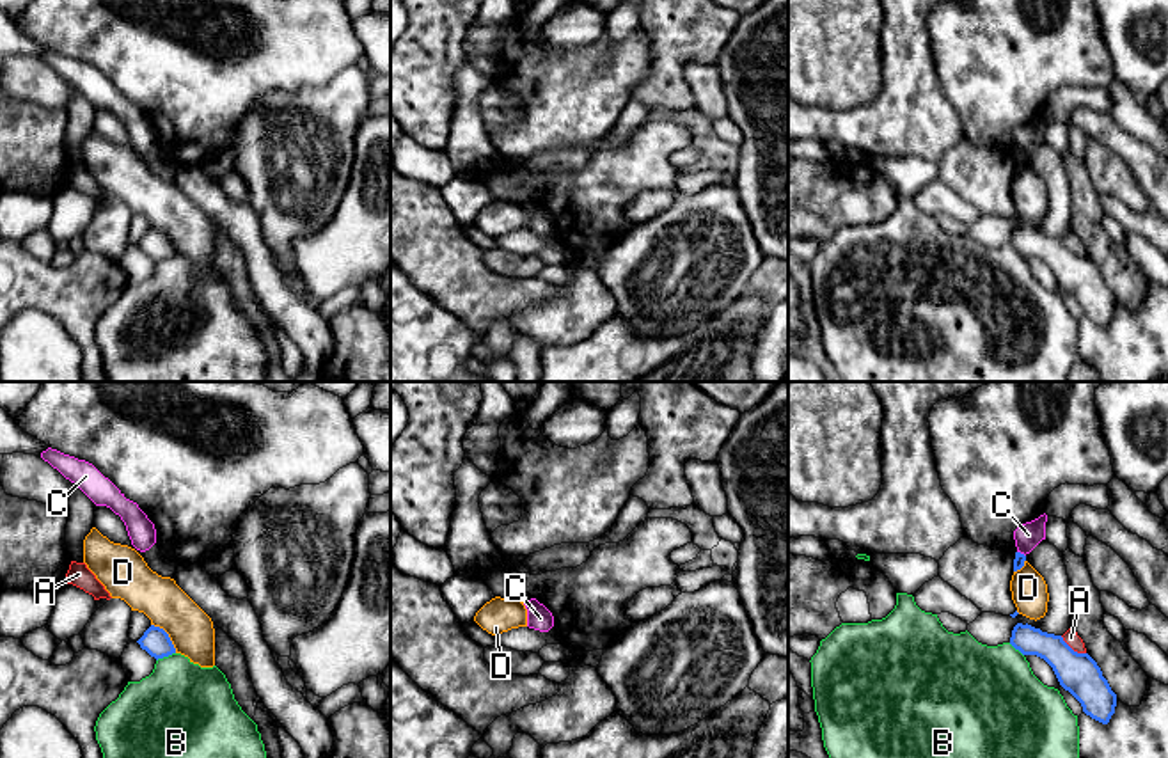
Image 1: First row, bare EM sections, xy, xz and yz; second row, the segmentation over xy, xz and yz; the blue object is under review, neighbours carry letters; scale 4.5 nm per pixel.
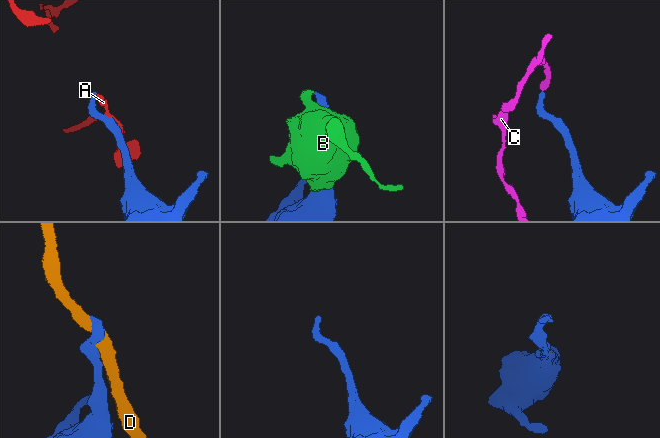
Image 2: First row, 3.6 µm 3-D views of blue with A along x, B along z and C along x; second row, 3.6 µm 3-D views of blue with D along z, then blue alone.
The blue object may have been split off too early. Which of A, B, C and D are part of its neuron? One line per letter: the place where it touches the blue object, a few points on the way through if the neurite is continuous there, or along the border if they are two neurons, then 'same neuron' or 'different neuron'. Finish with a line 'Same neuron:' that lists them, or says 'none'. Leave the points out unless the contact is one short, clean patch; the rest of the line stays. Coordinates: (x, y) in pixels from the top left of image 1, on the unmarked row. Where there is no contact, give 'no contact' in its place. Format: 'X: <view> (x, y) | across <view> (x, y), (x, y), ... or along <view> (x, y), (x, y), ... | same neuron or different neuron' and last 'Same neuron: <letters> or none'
A: yz (1071, 251) | along yz (1060, 238), (1074, 252), (1085, 256) | different neuron
B: xy (165, 258) | different neuron
C: yz (1019, 155) | along yz (1018, 153), (1025, 158) | different neuron
D: xy (167, 238) | different neuron
Same neuron: none

